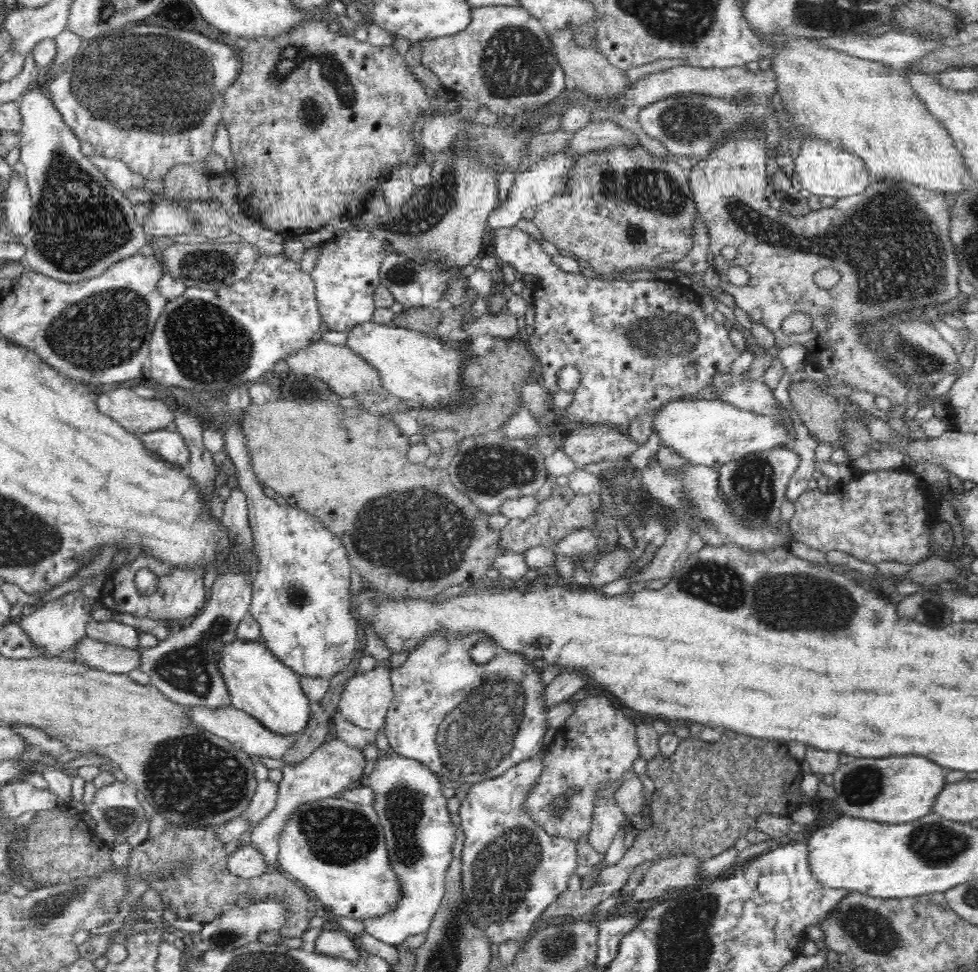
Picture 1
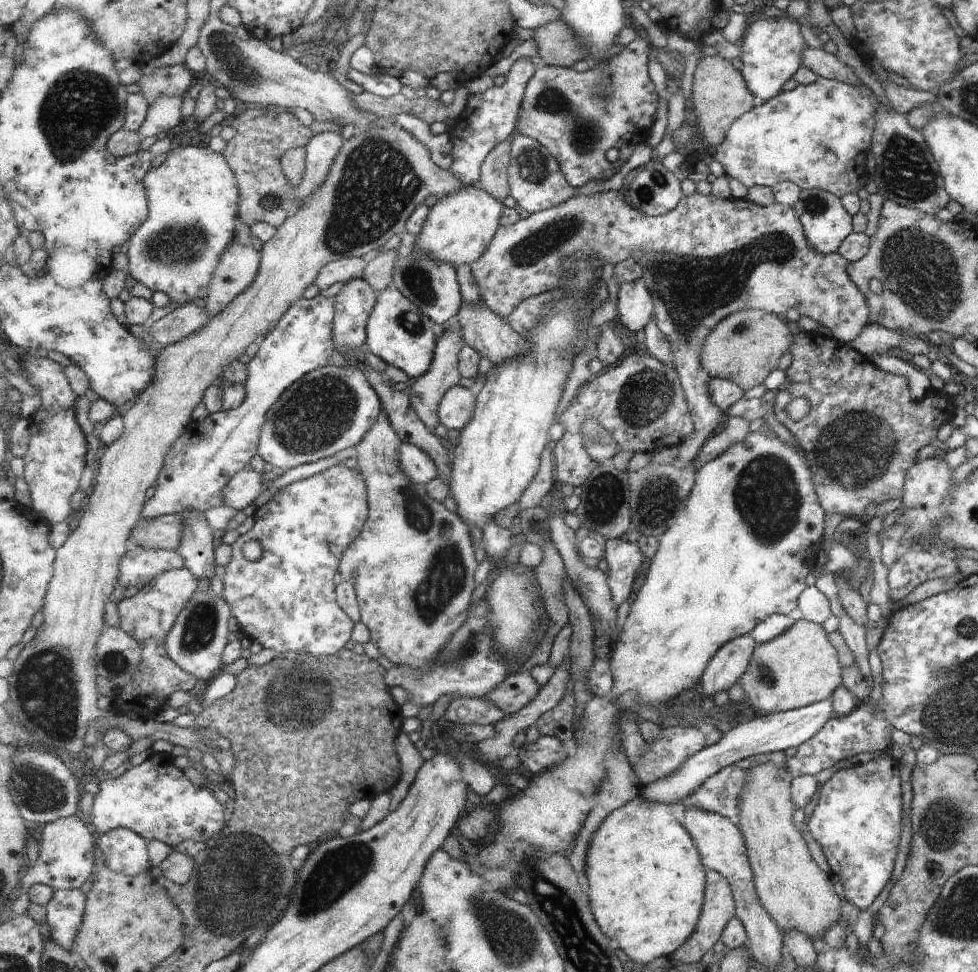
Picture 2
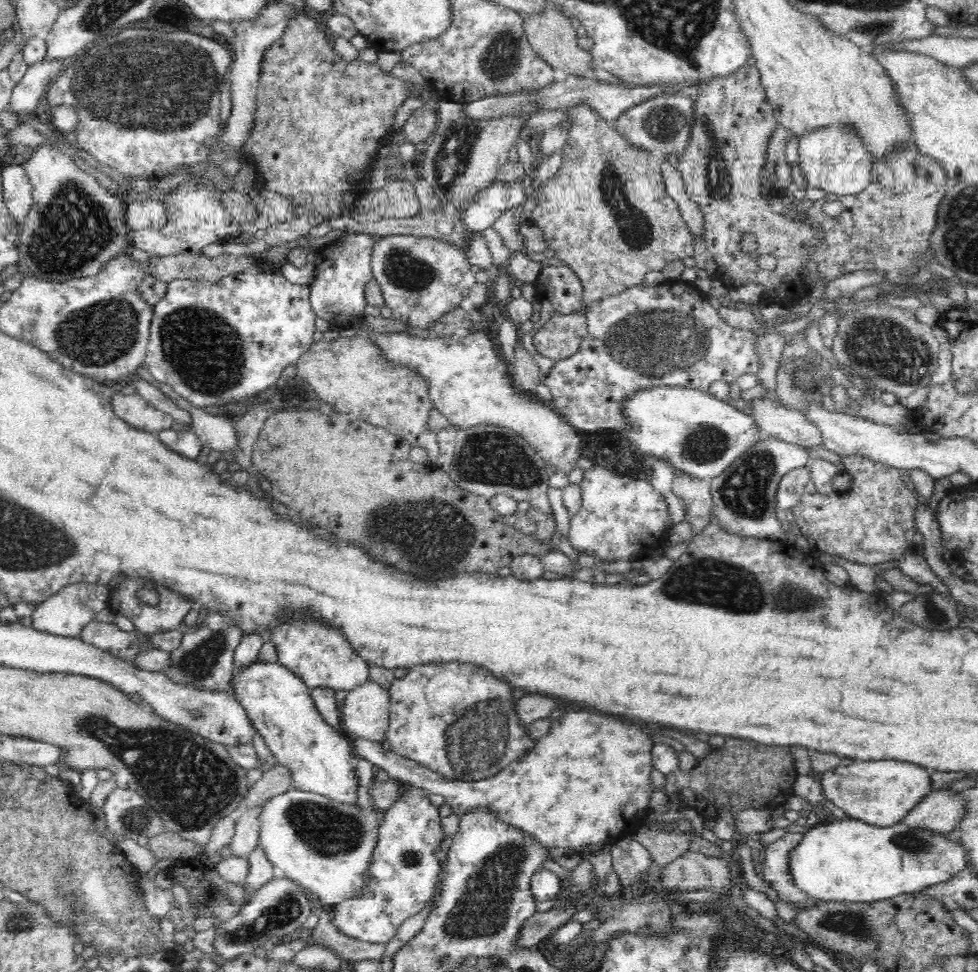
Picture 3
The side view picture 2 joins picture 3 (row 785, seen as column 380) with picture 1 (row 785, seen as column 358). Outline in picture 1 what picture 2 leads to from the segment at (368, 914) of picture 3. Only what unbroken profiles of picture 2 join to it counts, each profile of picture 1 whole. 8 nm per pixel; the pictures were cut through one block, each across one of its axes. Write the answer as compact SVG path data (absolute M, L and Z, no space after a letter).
M390 747L386 752L378 752L374 770L365 777L364 783L372 790L373 807L377 812L379 821L383 826L388 845L388 854L392 859L392 867L400 877L403 884L404 898L400 900L398 908L394 912L380 916L380 918L364 920L364 931L386 942L398 946L410 936L426 934L436 912L440 910L441 902L445 894L445 876L454 860L454 842L456 842L457 827L450 818L448 799L442 794L444 782L438 773L432 771L427 764L418 759L402 756L396 749Z

